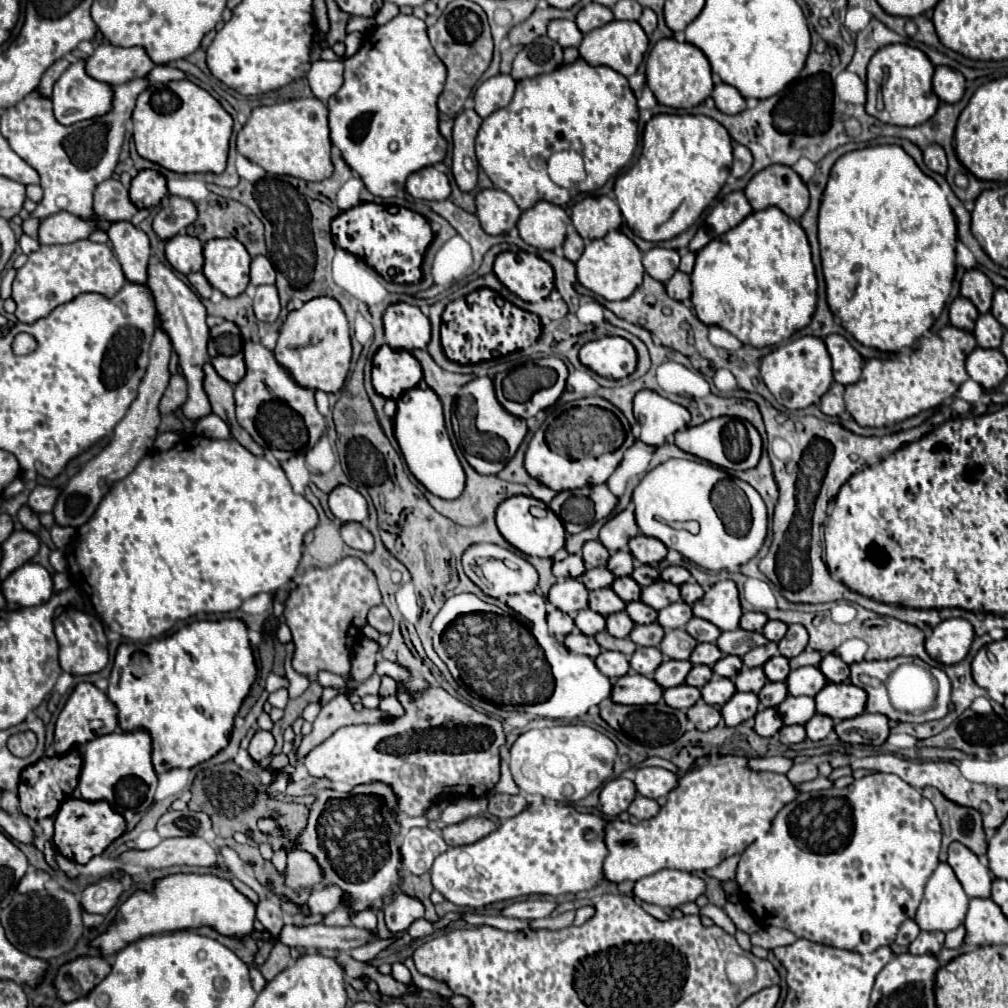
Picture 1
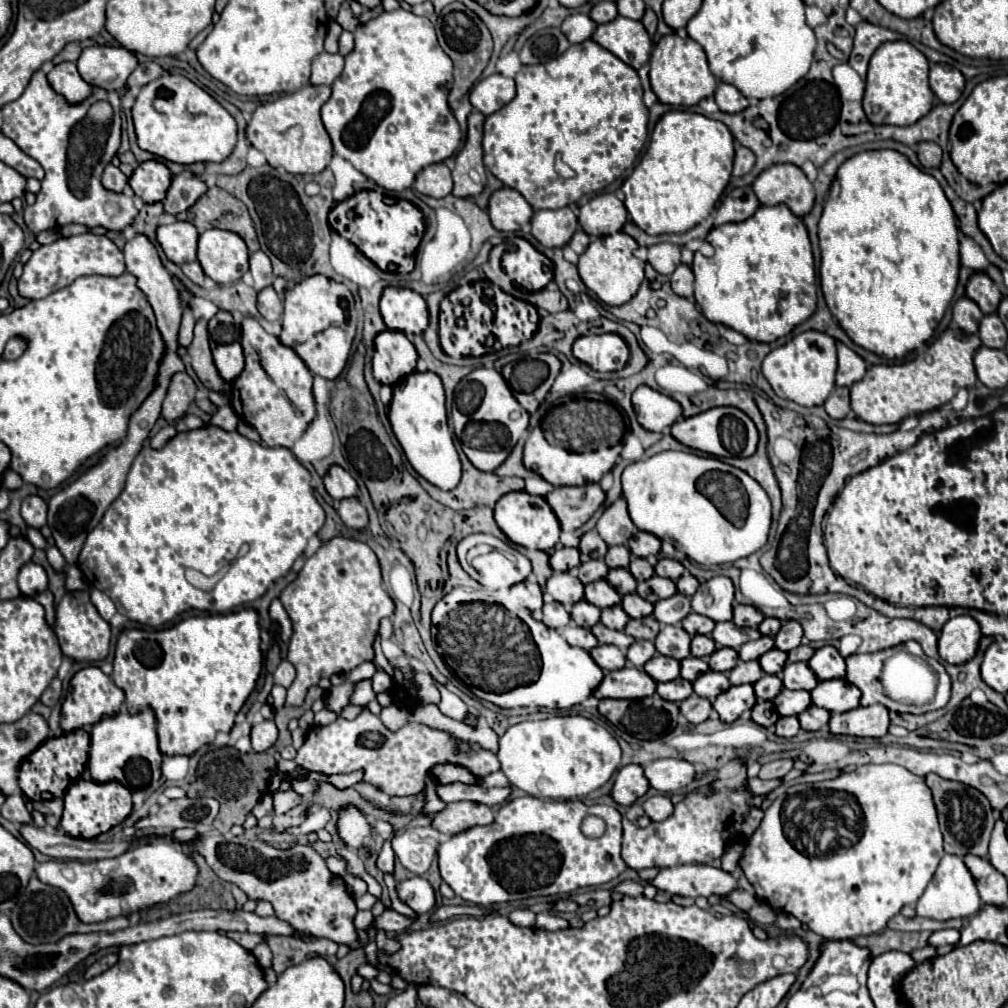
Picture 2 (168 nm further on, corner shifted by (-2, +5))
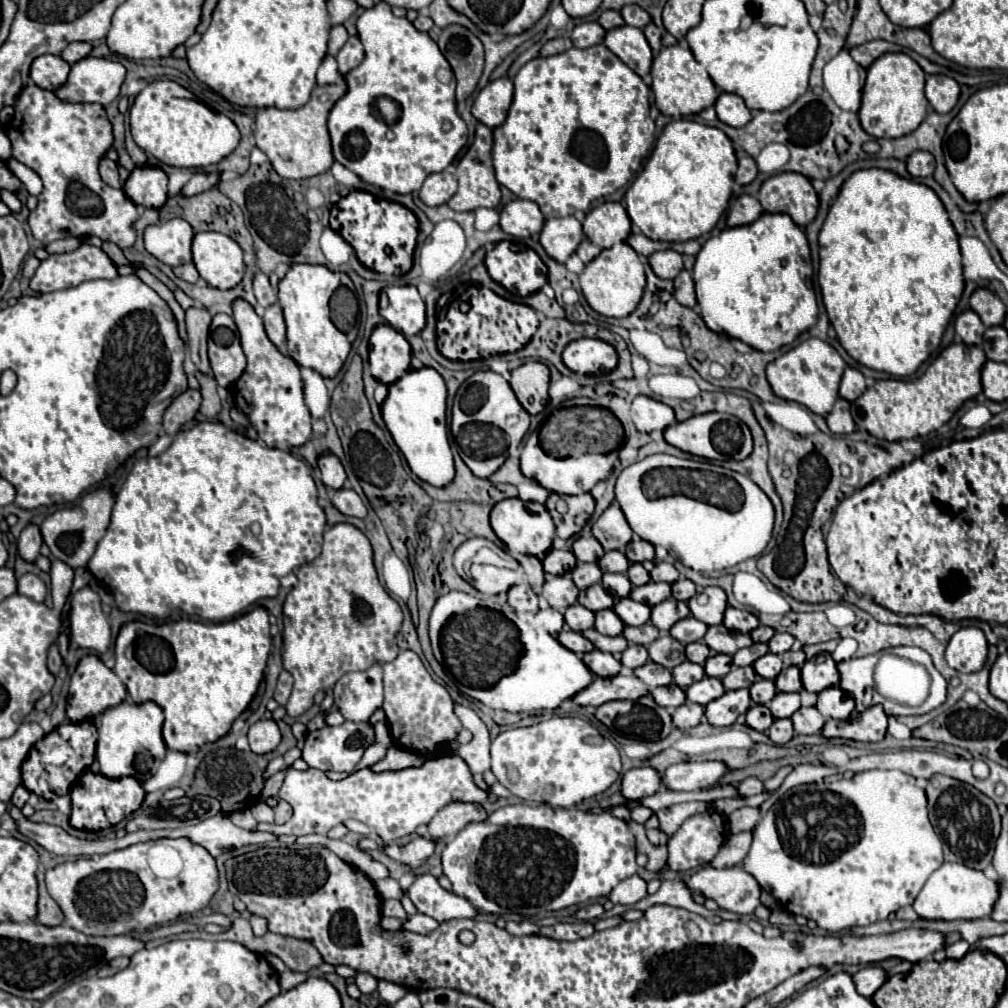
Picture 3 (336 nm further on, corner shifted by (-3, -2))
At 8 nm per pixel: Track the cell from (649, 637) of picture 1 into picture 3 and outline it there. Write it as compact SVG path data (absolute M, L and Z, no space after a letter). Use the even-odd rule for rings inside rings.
M646 622L642 626L624 626L624 632L622 636L628 640L628 642L634 642L634 644L642 644L642 646L648 646L650 642L654 642L658 638L658 628L652 624L652 622Z

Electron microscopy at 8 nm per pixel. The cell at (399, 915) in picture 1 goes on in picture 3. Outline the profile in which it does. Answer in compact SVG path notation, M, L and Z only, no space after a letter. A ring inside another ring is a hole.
M432 874L418 876L410 886L408 896L412 898L418 912L432 916L438 922L452 918L474 918L478 910L462 896L444 890Z

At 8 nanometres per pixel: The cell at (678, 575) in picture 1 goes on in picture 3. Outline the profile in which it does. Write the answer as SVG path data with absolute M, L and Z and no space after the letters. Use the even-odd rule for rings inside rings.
M658 562L654 566L654 570L650 572L650 578L654 582L668 582L668 584L672 584L672 582L678 580L678 570L672 564L668 564L668 562Z

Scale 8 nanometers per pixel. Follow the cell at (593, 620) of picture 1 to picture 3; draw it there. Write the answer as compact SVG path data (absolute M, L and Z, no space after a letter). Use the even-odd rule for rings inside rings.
M572 604L566 612L564 612L564 620L566 624L576 630L576 632L584 632L588 628L594 626L594 612L586 610L584 606L578 606L578 604Z

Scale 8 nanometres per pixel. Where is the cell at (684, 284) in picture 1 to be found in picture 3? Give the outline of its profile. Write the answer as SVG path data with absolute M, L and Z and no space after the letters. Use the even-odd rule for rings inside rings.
M682 270L678 278L674 278L674 298L688 308L696 308L696 294L694 294L694 280L692 276Z

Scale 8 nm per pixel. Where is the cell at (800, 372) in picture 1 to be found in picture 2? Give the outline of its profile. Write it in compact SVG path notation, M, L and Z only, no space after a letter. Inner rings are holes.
M805 331L785 345L773 349L763 361L763 375L773 387L775 395L781 399L795 401L803 407L821 405L831 389L835 387L835 371L837 371L837 351L835 339L821 331Z

